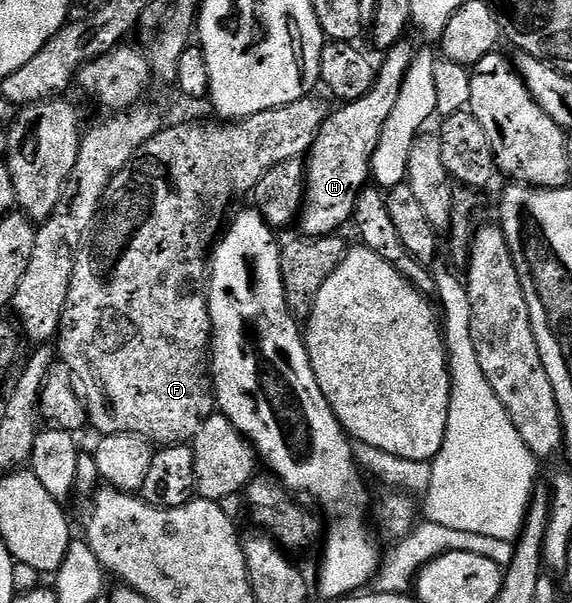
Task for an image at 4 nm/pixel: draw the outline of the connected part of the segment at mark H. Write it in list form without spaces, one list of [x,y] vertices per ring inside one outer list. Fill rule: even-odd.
[[[411,39],[398,41],[393,48],[383,53],[384,65],[379,65],[376,82],[369,92],[357,100],[349,100],[340,109],[333,111],[312,149],[306,157],[306,199],[298,217],[298,228],[308,238],[330,236],[341,231],[344,223],[356,215],[358,198],[373,179],[371,159],[378,146],[383,124],[390,117],[403,79],[414,62],[417,49]]]

